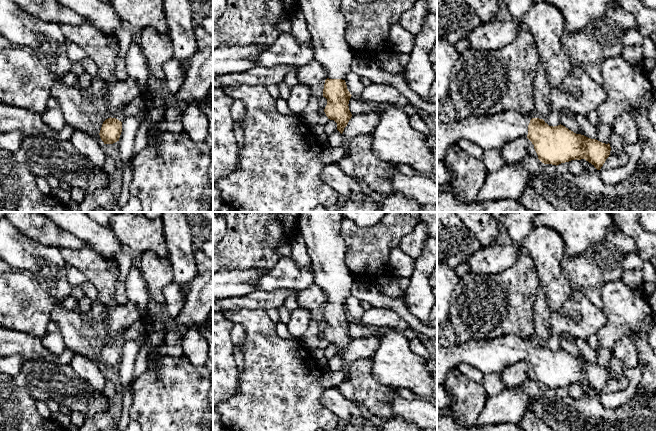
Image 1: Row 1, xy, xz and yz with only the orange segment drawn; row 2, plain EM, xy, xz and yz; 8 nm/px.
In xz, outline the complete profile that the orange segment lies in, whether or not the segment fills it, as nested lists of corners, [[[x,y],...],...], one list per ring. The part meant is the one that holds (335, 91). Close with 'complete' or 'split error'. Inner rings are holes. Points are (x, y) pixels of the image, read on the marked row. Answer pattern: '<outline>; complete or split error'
[[[299,0],[302,14],[311,34],[313,57],[327,71],[323,97],[327,99],[324,112],[337,123],[342,134],[352,114],[349,110],[351,94],[345,77],[351,72],[355,58],[345,39],[346,23],[340,12],[341,0]]]; split error

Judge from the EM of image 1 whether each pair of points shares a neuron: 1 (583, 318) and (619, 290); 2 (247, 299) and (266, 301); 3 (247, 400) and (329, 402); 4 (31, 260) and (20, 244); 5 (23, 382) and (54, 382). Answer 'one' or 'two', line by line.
1: two
2: one
3: two
4: one
5: one

